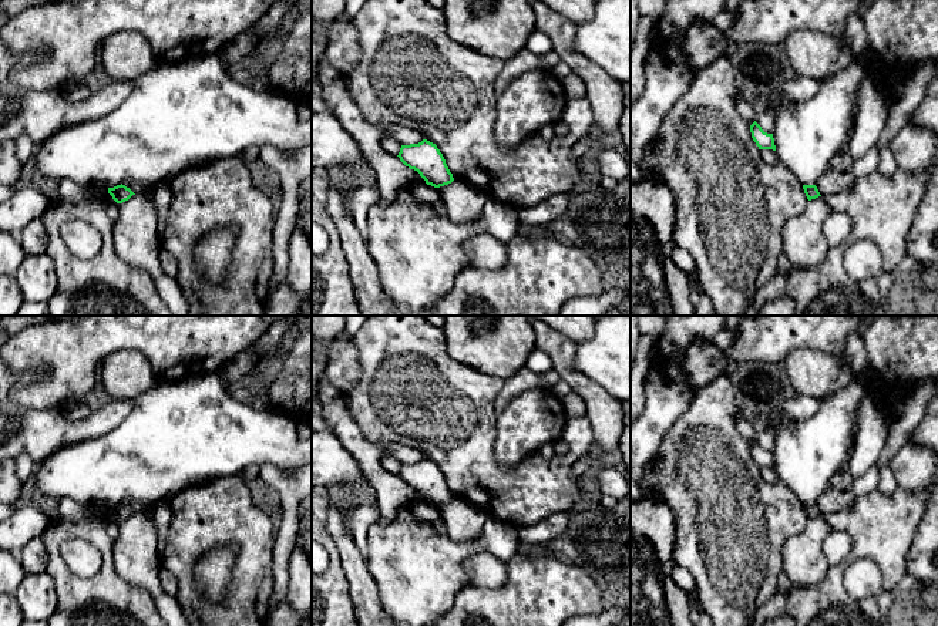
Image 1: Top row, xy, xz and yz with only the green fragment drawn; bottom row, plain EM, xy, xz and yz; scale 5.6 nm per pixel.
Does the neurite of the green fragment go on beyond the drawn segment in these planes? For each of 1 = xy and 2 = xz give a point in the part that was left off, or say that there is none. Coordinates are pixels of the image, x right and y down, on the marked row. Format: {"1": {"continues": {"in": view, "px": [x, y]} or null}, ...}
{"1": {"continues": null}, "2": {"continues": null}}

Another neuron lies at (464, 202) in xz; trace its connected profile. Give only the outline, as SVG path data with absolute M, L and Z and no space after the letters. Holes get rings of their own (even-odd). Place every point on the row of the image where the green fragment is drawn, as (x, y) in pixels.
M463 179L437 188L454 223L468 222L481 215L487 202L487 193L474 188Z

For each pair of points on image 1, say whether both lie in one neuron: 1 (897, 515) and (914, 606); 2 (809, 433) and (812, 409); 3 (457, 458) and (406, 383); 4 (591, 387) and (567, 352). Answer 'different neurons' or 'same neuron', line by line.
1: different neurons
2: different neurons
3: same neuron
4: same neuron

